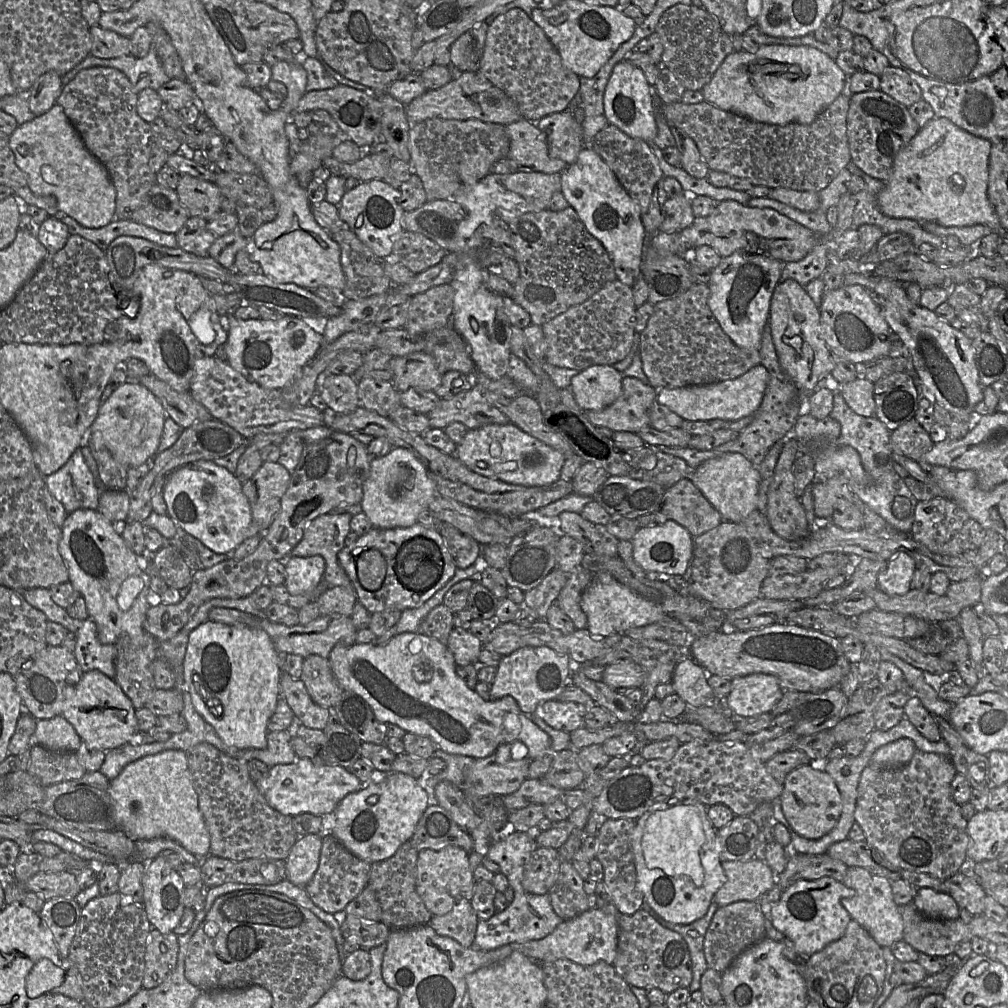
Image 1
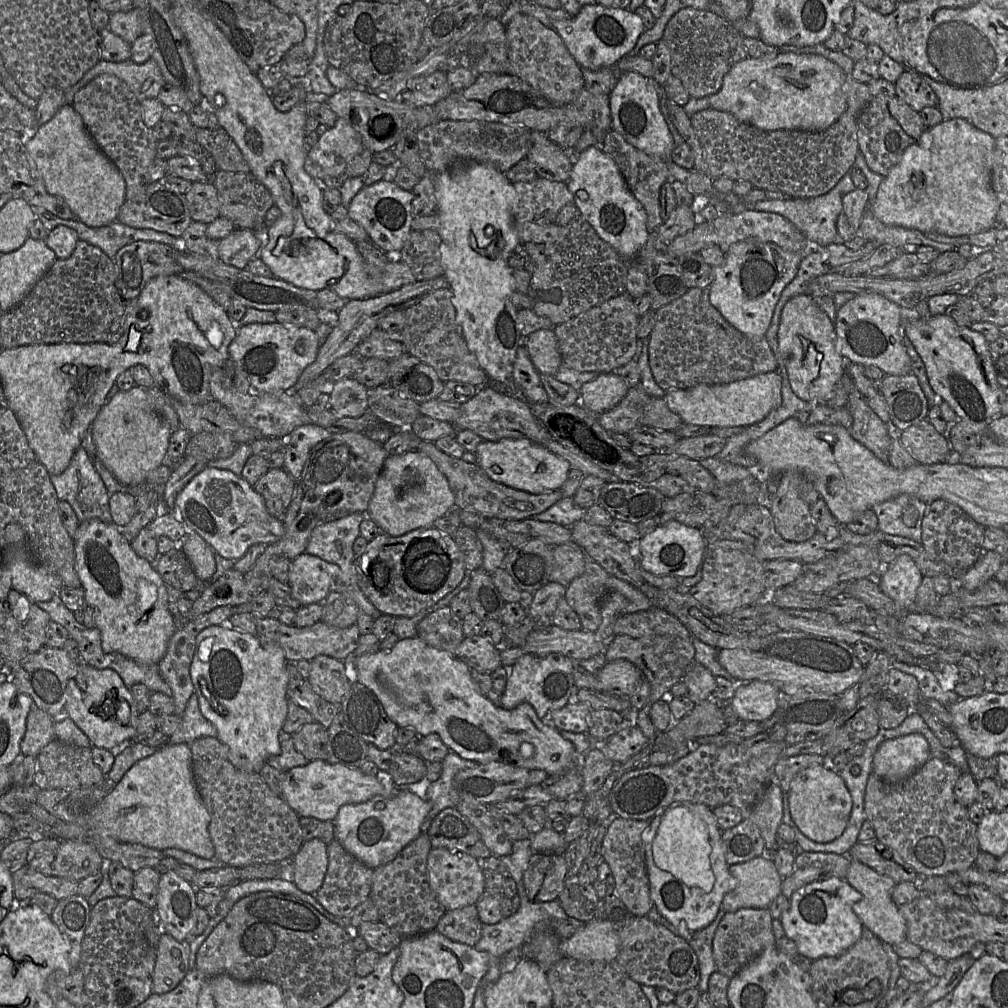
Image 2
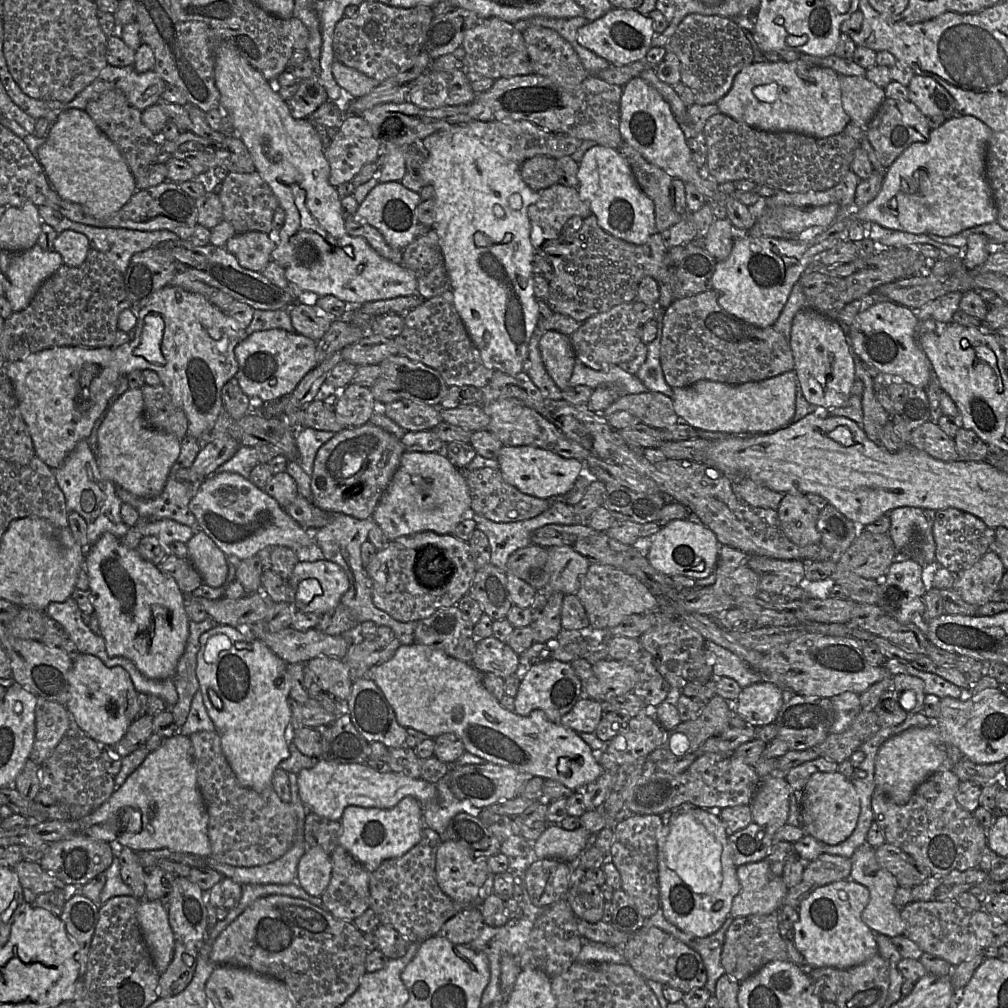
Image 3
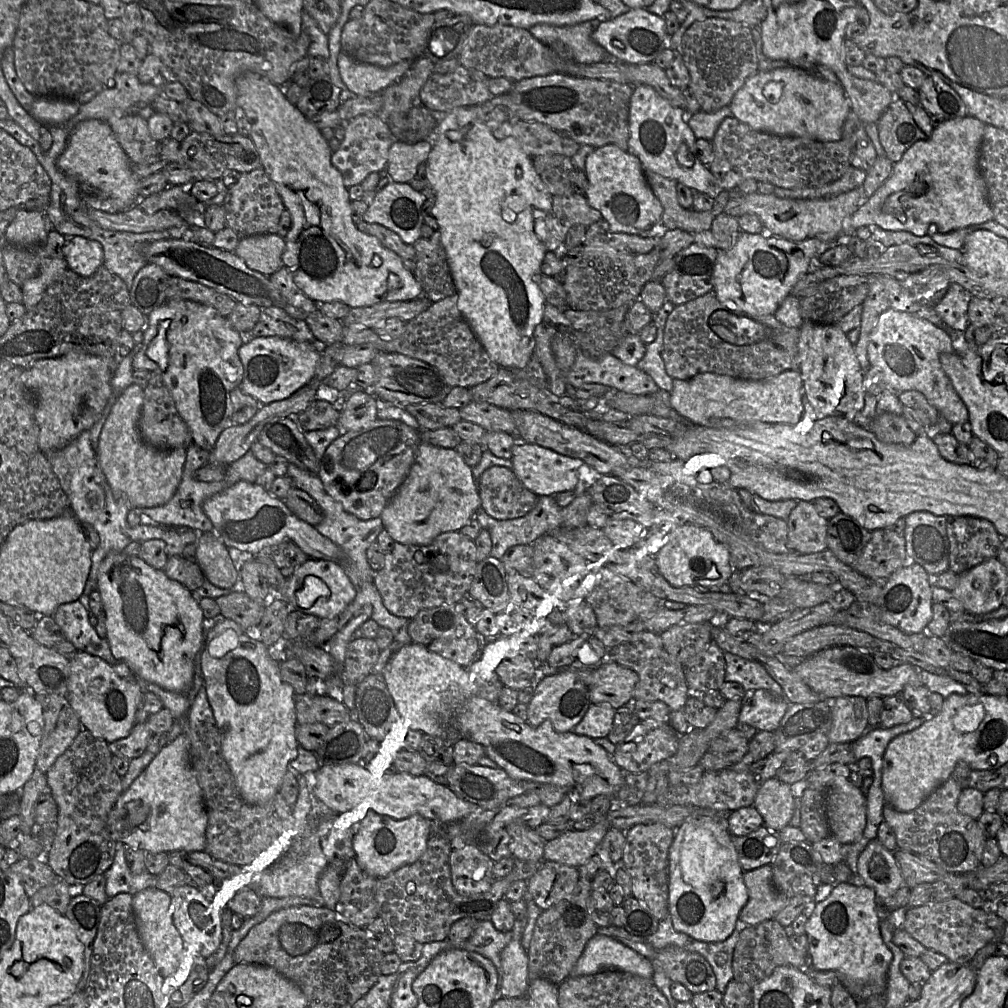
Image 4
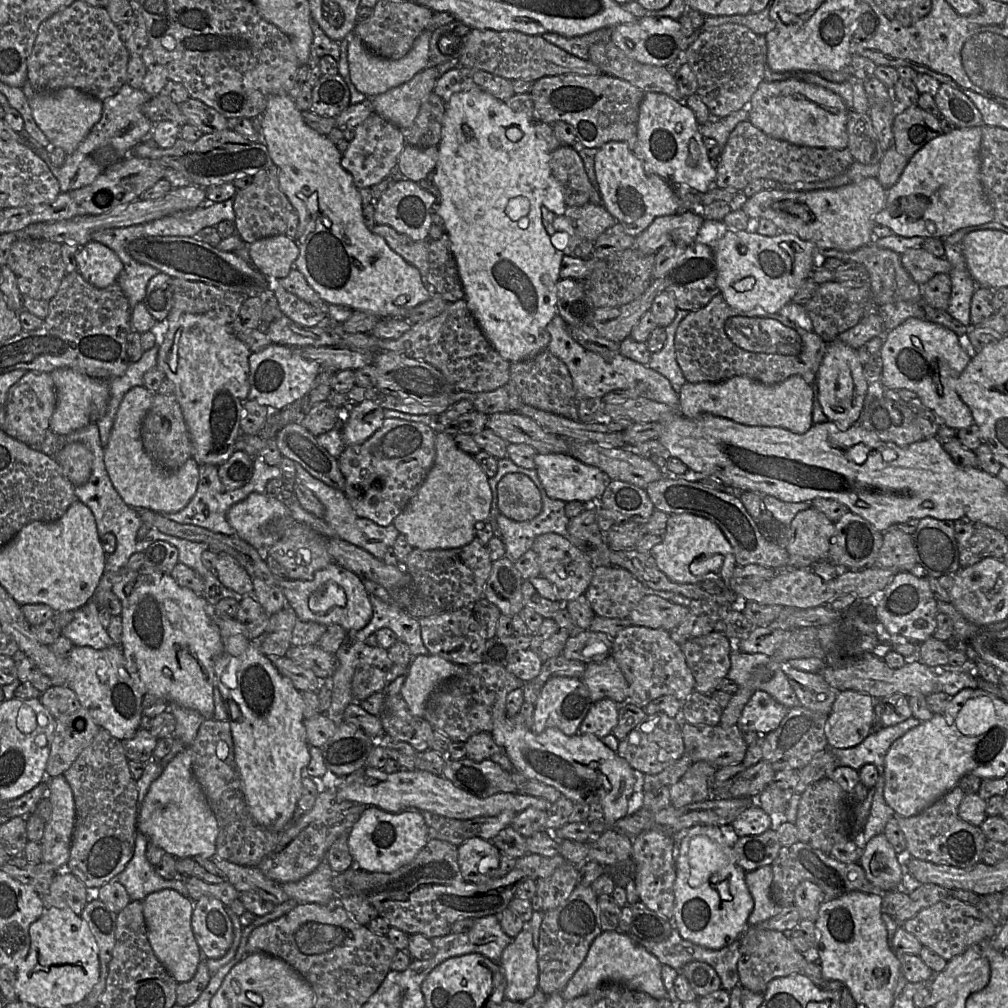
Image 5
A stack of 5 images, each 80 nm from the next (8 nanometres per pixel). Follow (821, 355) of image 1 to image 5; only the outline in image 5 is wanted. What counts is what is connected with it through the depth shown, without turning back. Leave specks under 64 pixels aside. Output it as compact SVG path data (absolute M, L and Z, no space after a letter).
M835 339L827 343L823 360L818 369L815 383L812 386L817 391L817 399L828 420L845 431L856 424L864 409L868 381L865 377L857 350Z

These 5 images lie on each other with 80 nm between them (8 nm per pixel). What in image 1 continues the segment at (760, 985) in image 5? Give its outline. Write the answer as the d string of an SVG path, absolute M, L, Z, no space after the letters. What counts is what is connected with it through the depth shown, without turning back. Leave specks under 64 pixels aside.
M738 901L719 907L704 937L703 951L708 968L721 974L726 971L741 953L766 937L765 921L757 901Z

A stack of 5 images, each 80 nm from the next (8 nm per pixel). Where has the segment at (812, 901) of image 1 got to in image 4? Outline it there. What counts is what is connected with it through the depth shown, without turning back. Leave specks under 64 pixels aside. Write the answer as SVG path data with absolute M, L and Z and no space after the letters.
M839 883L824 900L814 901L807 917L808 962L813 968L835 971L855 983L886 990L893 954L881 937L881 909L873 889L865 885Z

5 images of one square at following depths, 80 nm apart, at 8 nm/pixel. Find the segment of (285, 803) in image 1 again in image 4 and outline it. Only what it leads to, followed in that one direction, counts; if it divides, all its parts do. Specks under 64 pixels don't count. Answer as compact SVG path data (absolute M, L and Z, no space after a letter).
M369 764L322 765L317 772L308 772L303 776L309 784L310 794L342 816L356 808L368 808L397 819L420 814L432 822L451 823L481 808L459 798L446 784L437 783L424 774L380 771Z

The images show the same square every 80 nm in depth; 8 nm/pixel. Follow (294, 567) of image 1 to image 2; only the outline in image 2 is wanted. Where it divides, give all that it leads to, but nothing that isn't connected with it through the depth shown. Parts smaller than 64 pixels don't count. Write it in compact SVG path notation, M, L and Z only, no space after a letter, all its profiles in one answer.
M302 553L291 560L288 586L301 605L322 603L339 575L339 566L322 558Z

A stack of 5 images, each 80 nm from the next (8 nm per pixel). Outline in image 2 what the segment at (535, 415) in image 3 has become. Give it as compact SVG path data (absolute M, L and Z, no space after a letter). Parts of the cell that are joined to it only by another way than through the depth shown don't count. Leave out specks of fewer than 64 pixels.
M487 384L479 387L475 396L460 404L460 415L454 423L454 427L471 430L483 440L489 441L528 438L539 445L545 446L548 439L552 437L534 416L525 399L503 394Z

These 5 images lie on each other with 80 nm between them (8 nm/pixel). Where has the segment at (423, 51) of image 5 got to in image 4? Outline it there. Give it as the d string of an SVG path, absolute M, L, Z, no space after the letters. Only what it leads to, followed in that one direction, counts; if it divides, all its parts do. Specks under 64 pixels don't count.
M341 52L338 68L348 89L357 96L367 97L385 90L399 81L413 66L414 61L401 61L390 67L361 63Z

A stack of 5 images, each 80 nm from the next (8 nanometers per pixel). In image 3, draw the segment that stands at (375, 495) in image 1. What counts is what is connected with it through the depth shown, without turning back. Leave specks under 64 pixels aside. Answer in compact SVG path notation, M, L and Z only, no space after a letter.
M405 452L371 518L389 541L420 532L451 534L471 512L469 488L461 469L443 453Z

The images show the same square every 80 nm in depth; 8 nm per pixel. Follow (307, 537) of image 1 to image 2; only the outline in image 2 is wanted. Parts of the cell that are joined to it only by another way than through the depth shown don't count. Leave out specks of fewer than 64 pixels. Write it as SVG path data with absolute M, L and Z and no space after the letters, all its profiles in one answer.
M351 513L335 521L325 522L317 525L310 534L304 553L322 558L323 560L339 566L339 575L335 579L334 591L342 593L353 600L359 612L365 613L376 619L382 613L366 598L362 592L356 566L354 564L355 553L353 545L360 536L360 524L366 516L362 513Z

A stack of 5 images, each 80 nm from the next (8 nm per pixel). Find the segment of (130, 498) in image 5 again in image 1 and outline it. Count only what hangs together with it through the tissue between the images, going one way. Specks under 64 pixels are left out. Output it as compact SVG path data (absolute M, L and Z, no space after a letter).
M123 383L100 405L89 434L101 440L114 458L127 468L140 466L156 455L167 417L159 399L139 383Z

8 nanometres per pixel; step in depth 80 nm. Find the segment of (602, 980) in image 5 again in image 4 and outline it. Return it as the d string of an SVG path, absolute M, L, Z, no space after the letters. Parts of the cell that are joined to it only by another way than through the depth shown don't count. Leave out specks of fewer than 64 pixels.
M597 934L586 944L570 976L592 975L607 969L631 973L649 980L655 973L650 959L613 938Z

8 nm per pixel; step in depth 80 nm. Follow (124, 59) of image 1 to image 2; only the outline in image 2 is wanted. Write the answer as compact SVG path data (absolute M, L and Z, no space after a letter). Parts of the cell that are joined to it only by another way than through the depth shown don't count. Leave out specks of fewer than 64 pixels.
M152 57L142 64L137 64L132 59L124 62L100 60L75 85L65 91L65 104L72 104L75 94L102 74L111 74L123 80L140 103L147 98L158 98L161 89L167 83Z

